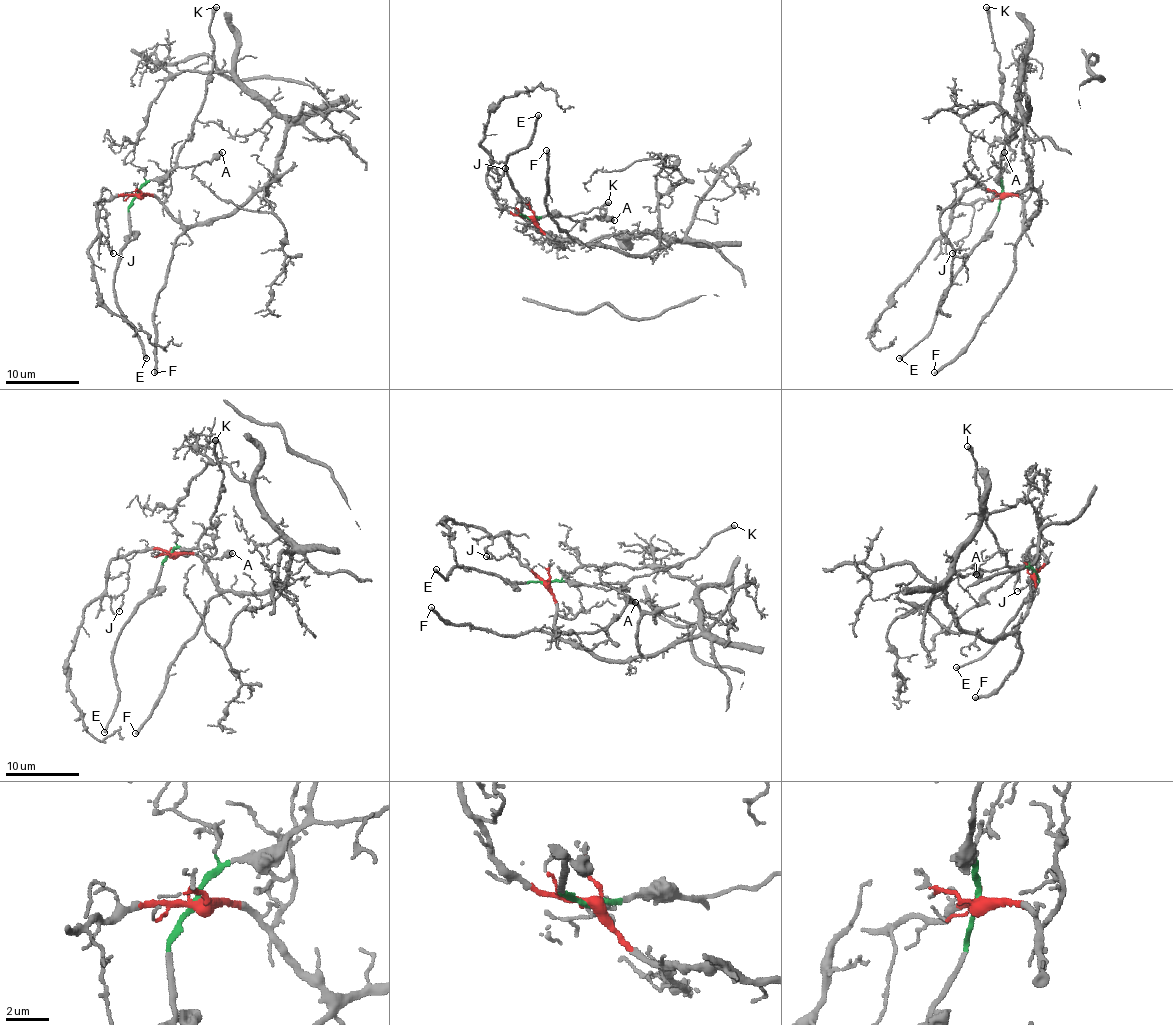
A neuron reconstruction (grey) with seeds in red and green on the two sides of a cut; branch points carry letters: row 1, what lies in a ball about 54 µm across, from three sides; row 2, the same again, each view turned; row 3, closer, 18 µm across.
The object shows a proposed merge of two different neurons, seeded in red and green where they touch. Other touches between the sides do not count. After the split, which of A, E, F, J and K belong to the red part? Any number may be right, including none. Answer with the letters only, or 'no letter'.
F, J

